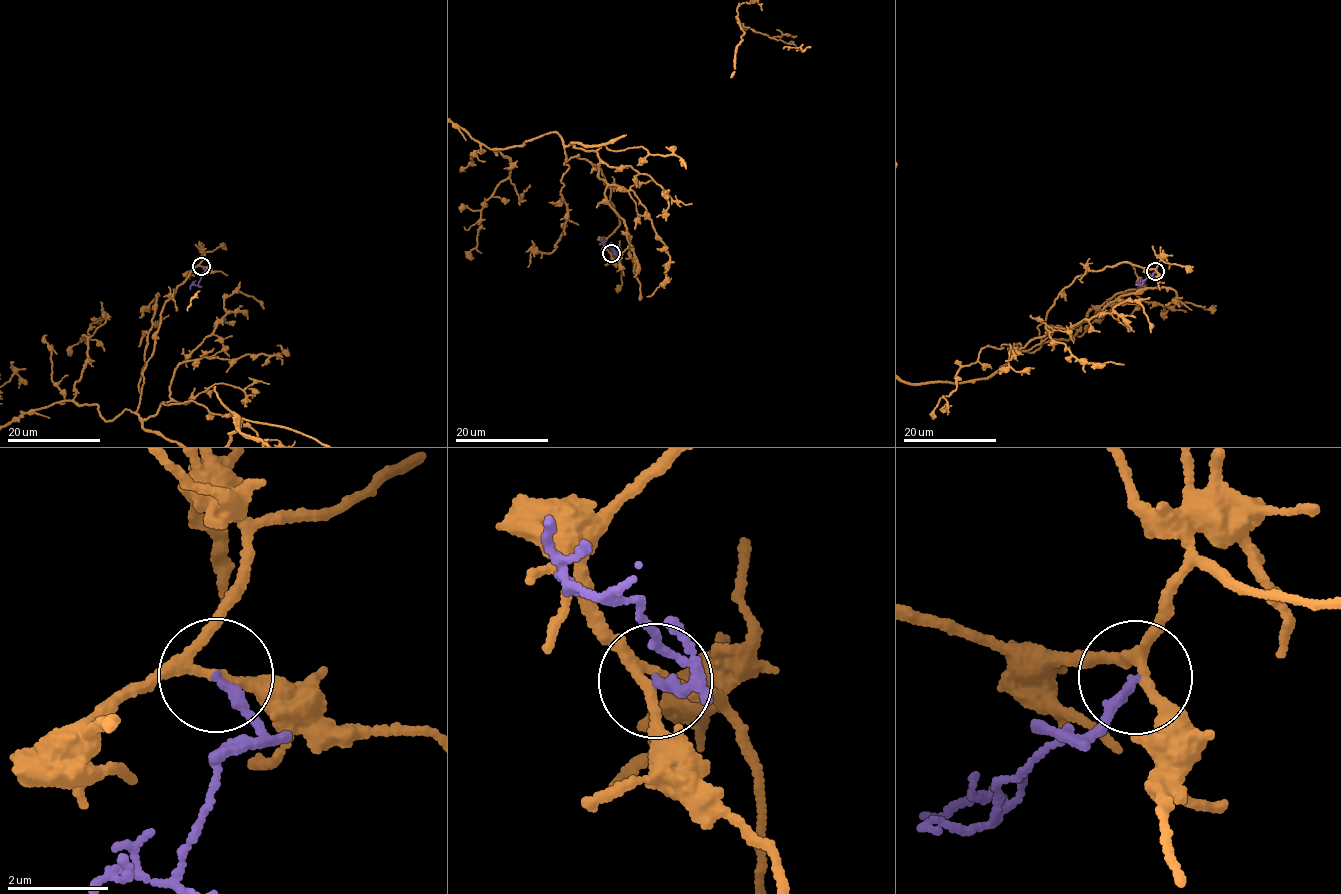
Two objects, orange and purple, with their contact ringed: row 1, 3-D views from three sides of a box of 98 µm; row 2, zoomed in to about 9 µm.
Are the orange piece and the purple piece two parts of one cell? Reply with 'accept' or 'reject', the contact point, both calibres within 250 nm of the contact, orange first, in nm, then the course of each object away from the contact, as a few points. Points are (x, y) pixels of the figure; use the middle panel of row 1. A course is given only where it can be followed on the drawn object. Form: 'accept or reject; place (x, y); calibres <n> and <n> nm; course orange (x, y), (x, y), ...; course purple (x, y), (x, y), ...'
reject; place (611, 253); calibres 170 and 170 nm; course purple (612, 253), (614, 253), (609, 246), (604, 245), (603, 237)

